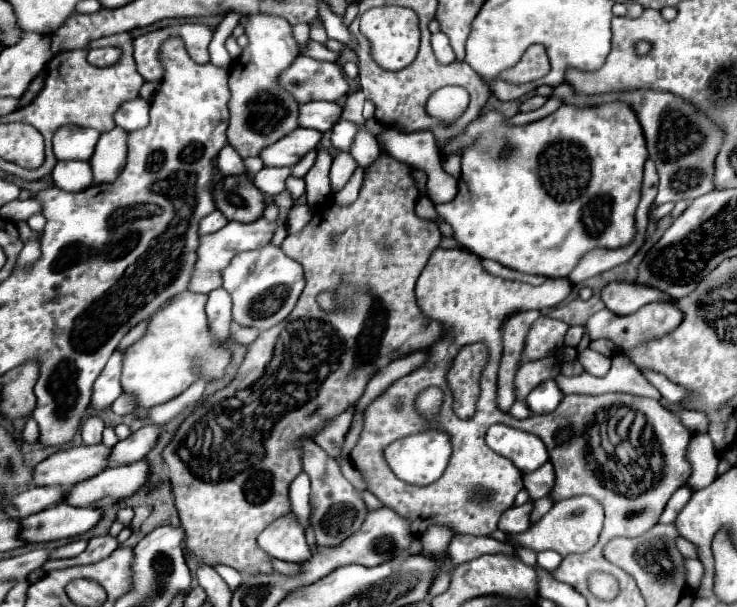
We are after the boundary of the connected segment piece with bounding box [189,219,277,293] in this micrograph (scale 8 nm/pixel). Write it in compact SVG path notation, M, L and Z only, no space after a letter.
M259 219L259 221L249 223L249 225L231 221L223 229L215 231L215 233L209 233L209 235L203 235L199 239L199 249L197 249L197 257L199 259L197 259L197 265L195 265L195 273L193 273L189 291L195 291L195 293L211 293L213 289L219 289L223 285L221 271L231 263L231 259L237 253L241 253L241 251L259 249L265 243L269 243L271 237L273 237L273 233L275 233L275 227L277 227L277 223L267 223L265 219Z

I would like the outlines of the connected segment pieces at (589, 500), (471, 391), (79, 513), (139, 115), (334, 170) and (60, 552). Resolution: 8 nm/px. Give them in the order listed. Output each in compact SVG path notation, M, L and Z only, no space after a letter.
M579 495L579 497L571 497L555 503L551 511L535 527L531 527L521 535L511 535L511 539L519 541L525 547L531 547L537 553L551 549L551 551L557 551L561 557L565 557L571 553L589 551L597 543L601 527L603 527L603 507L599 505L599 501L587 495Z
M485 343L467 345L459 351L453 367L447 373L447 383L455 397L455 413L461 419L471 419L475 415L479 399L479 377L489 361L489 349Z
M59 503L43 513L35 513L23 519L21 537L29 543L43 543L53 539L75 537L93 529L103 517L103 509L73 507L69 503Z
M141 97L127 101L125 105L119 107L115 113L115 123L123 127L125 131L137 131L143 129L149 123L149 103L143 101Z
M339 153L333 159L333 167L331 167L331 187L333 187L333 191L339 191L351 179L355 169L357 169L357 161L349 153Z
M75 539L75 541L69 541L69 543L53 549L53 553L51 553L49 559L69 559L69 557L77 557L85 547L87 547L87 541L85 539Z

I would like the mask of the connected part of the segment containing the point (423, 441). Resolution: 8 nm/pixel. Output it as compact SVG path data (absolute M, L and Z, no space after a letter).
M429 427L415 435L409 435L407 439L399 439L387 445L387 449L383 451L383 457L387 465L391 467L391 471L401 481L415 483L415 485L429 485L443 475L451 457L451 441L449 441L449 435L441 427Z

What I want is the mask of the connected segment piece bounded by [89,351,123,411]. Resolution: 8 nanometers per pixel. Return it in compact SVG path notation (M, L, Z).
M115 351L111 355L111 359L107 361L105 369L101 371L101 375L97 377L97 381L93 385L91 403L89 403L89 407L93 411L109 409L113 405L113 401L121 395L121 383L119 383L119 377L121 377L121 359L123 359L123 353Z

